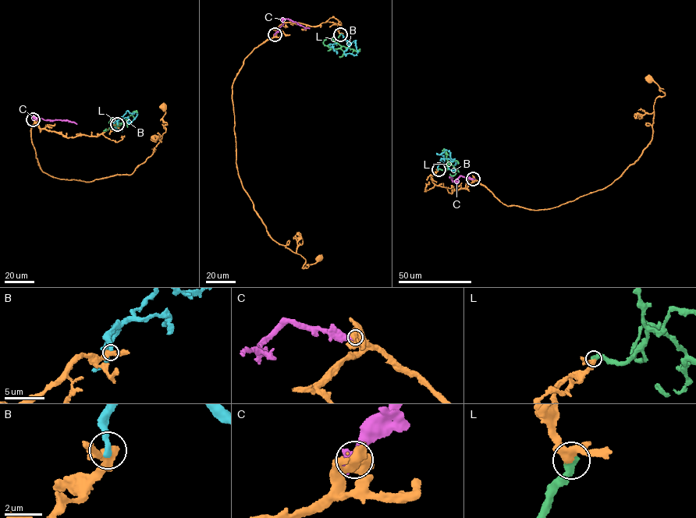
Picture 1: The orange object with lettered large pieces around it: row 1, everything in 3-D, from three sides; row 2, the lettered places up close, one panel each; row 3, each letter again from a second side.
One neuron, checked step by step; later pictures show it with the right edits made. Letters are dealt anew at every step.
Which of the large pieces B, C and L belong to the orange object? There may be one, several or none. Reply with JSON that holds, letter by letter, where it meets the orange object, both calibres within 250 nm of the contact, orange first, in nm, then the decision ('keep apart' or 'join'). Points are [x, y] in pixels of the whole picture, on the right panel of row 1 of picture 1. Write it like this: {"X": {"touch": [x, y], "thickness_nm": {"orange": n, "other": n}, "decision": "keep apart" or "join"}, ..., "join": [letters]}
{"B": {"touch": [438, 169], "thickness_nm": {"orange": 480, "other": 400}, "decision": "keep apart"}, "C": {"touch": [473, 179], "thickness_nm": {"orange": 600, "other": 700}, "decision": "keep apart"}, "L": {"touch": [438, 169], "thickness_nm": {"orange": 360, "other": 440}, "decision": "join"}, "join": ["L"]}

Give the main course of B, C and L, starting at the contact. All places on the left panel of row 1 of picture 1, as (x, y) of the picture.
B: (117, 124), (119, 119), (126, 118), (128, 118), (129, 123), (137, 113)
C: (33, 119), (33, 112), (33, 116), (44, 119), (66, 119), (77, 124)
L: (117, 124), (118, 125), (122, 124), (106, 129)

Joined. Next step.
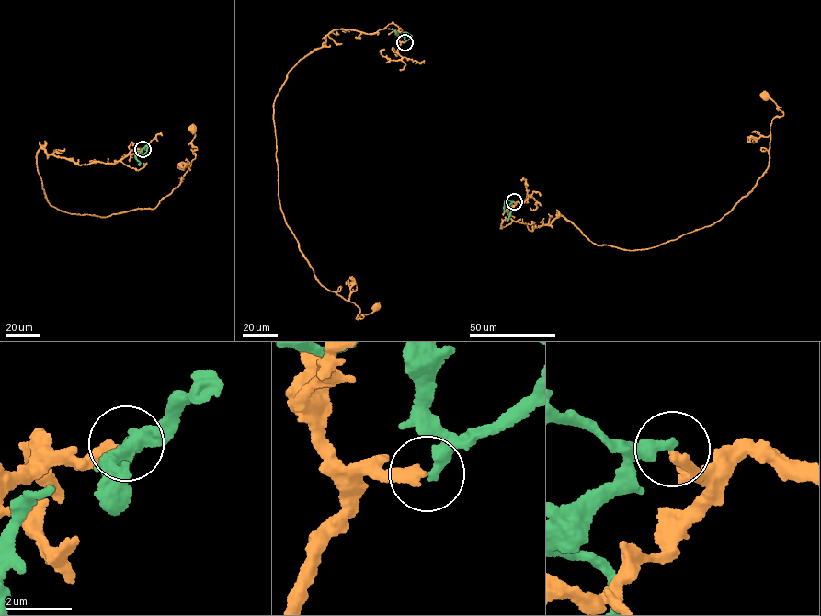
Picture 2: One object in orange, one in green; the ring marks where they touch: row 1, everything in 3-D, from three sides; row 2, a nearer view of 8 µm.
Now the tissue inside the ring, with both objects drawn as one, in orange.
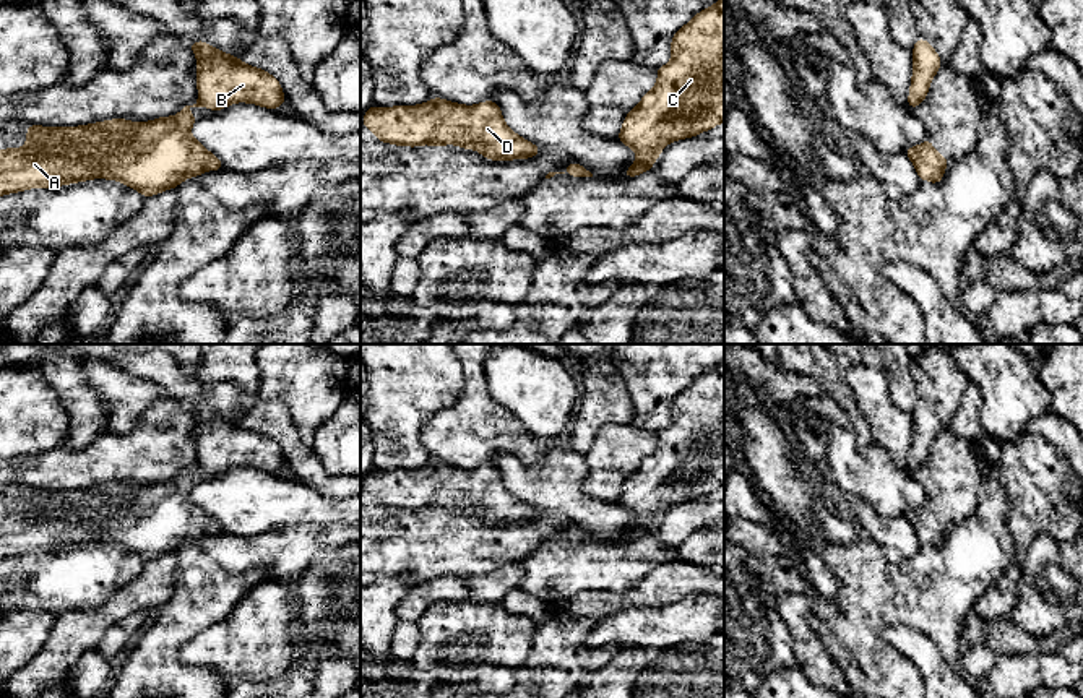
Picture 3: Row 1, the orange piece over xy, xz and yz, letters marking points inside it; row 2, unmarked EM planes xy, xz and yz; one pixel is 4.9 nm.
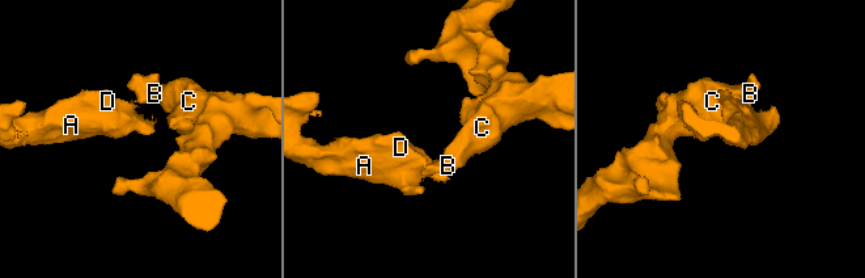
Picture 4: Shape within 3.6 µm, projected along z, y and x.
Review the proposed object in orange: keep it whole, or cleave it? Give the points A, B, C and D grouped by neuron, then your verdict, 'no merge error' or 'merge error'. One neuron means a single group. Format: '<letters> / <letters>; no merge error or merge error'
A D / B C; merge error

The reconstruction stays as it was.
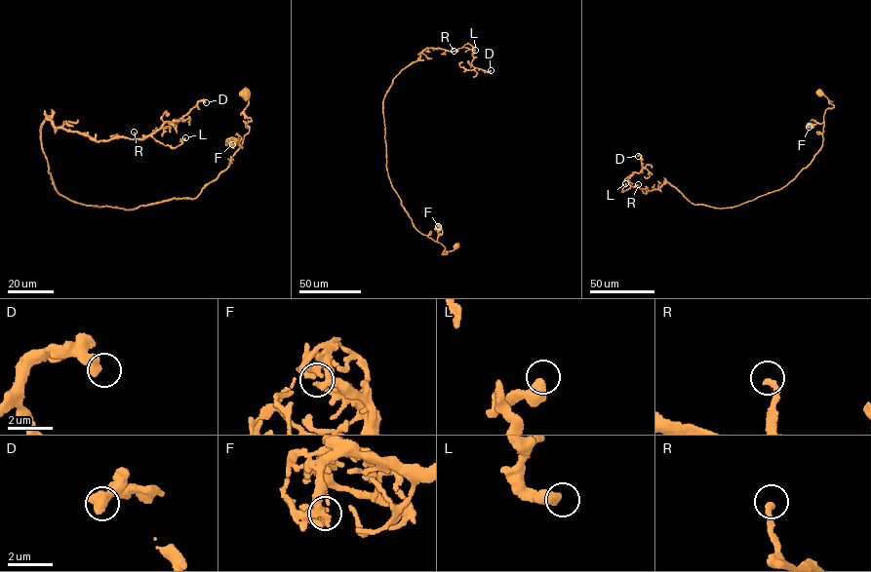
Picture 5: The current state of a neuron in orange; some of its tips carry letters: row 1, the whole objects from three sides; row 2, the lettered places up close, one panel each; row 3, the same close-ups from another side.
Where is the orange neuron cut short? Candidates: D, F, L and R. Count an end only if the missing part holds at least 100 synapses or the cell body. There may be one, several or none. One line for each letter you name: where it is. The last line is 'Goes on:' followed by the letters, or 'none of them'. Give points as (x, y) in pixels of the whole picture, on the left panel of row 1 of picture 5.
Goes on: none of them

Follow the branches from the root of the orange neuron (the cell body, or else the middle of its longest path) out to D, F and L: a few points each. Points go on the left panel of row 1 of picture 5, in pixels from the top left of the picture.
D: (244, 94), (249, 133), (195, 198), (128, 209), (55, 190), (46, 118), (97, 141), (139, 139), (206, 102)
F: (244, 94), (249, 101), (244, 115), (251, 119), (246, 125), (249, 133), (242, 147), (236, 140), (232, 144)
L: (244, 94), (249, 133), (193, 198), (75, 202), (55, 190), (39, 136), (46, 118), (97, 141), (185, 137)

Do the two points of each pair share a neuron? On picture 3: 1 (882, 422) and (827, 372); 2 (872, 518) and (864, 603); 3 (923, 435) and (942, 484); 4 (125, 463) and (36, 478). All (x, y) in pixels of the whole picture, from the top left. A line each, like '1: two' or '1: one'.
1: two
2: two
3: two
4: one

